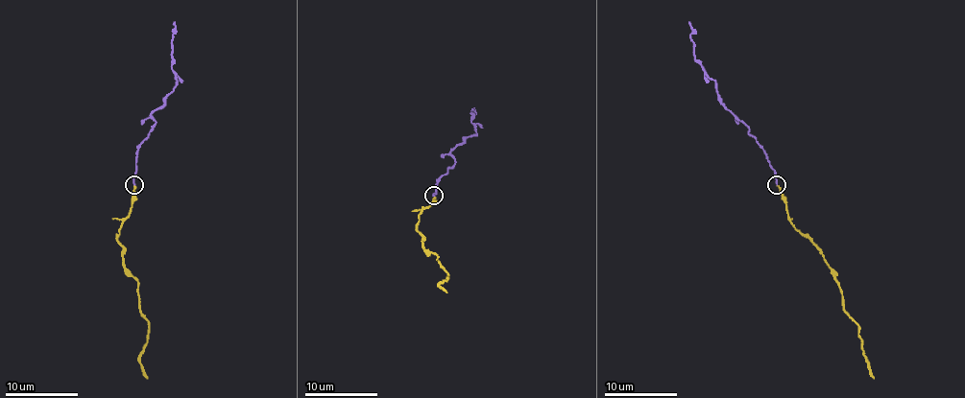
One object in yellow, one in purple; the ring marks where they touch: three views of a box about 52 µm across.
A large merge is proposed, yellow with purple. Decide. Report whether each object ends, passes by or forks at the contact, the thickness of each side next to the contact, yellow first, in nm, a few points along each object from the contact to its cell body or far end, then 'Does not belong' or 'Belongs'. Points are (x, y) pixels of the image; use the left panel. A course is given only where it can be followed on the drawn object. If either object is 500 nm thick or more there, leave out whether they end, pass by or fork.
At the ring yellow ends. At the ring purple ends. Thickness 140 nm (yellow) against 160 nm. Course of yellow: (134, 186), (118, 242), (122, 262), (138, 282), (139, 311), (149, 325), (139, 360), (147, 378). Course of purple: (134, 184), (136, 150), (155, 125), (151, 115), (165, 103), (165, 97), (176, 84), (172, 58), (174, 21). Does not belong

